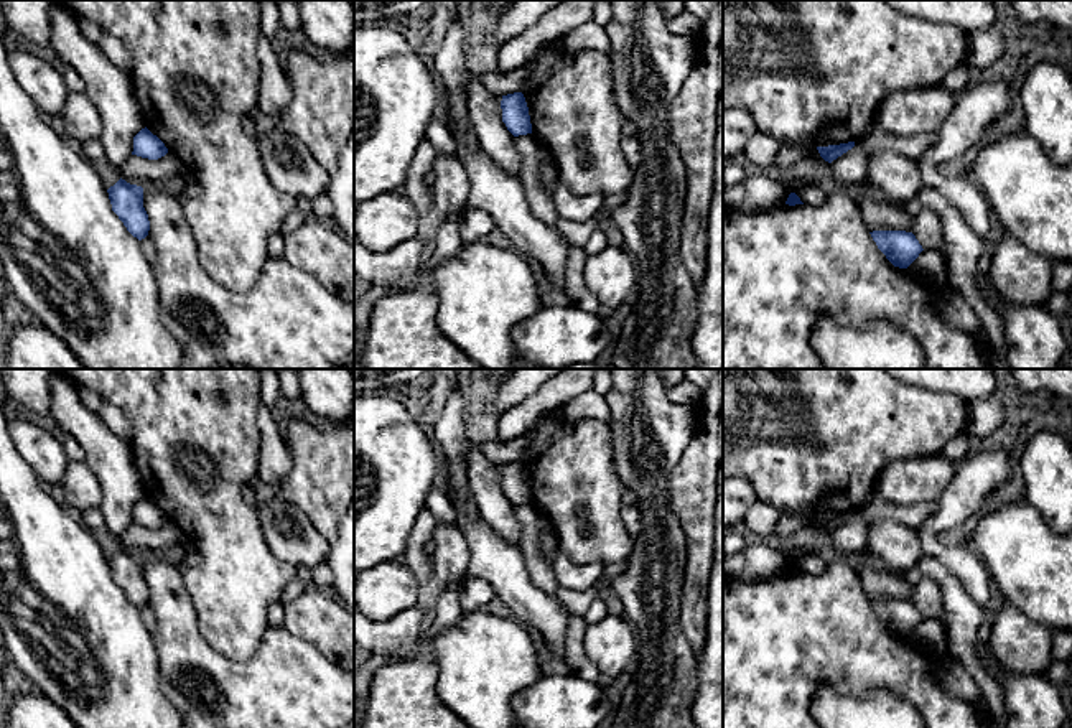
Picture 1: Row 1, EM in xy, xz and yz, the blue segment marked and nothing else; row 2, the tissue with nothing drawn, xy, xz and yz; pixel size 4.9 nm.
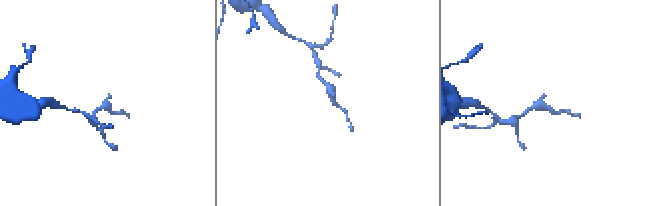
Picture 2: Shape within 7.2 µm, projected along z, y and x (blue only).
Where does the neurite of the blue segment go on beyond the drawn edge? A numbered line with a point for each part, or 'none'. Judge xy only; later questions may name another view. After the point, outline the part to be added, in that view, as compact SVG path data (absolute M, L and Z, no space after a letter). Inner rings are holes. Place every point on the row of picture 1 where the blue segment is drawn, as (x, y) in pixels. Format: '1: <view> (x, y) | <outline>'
none

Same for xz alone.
none

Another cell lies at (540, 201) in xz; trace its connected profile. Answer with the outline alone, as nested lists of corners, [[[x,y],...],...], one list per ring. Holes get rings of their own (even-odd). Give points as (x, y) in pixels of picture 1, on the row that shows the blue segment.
[[[532,133],[515,137],[515,145],[520,153],[519,180],[525,189],[525,198],[534,214],[558,232],[557,221],[560,216],[557,212],[553,196],[540,183],[540,145],[534,140]]]

